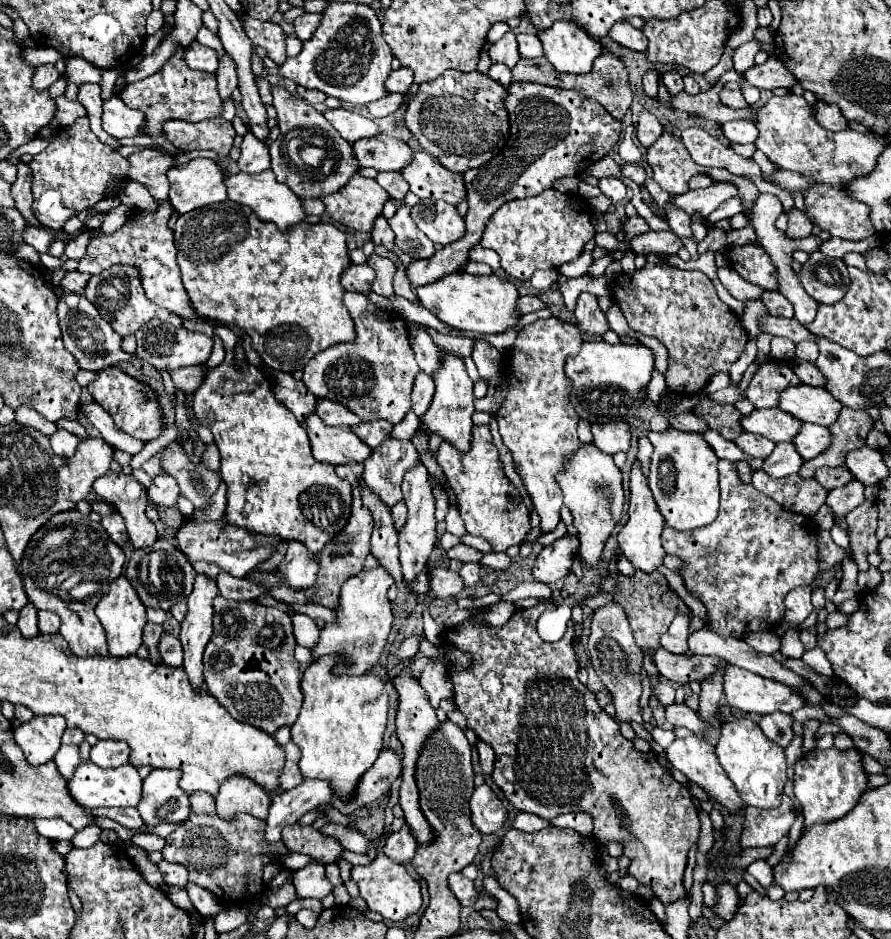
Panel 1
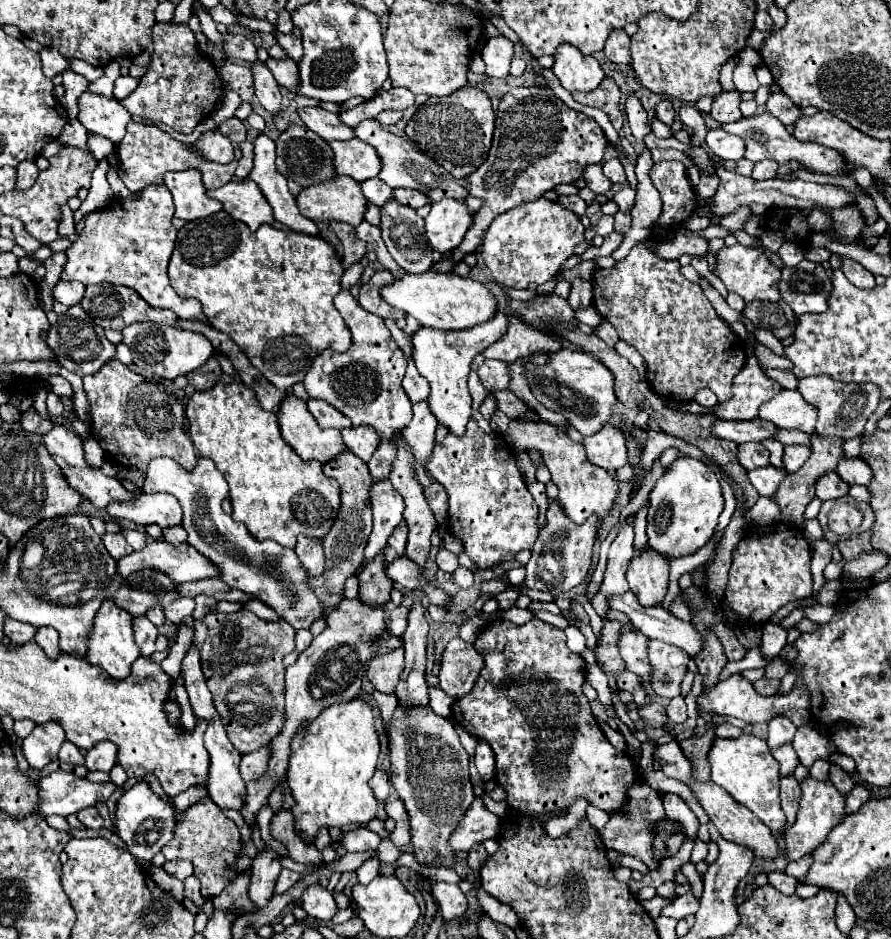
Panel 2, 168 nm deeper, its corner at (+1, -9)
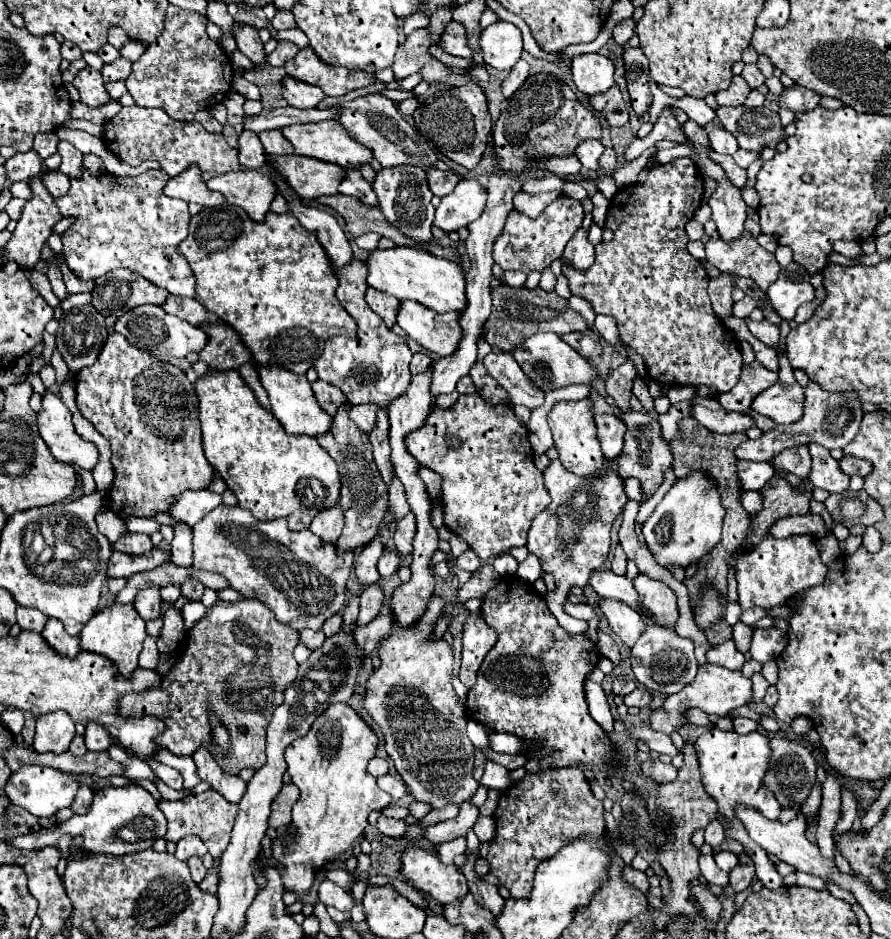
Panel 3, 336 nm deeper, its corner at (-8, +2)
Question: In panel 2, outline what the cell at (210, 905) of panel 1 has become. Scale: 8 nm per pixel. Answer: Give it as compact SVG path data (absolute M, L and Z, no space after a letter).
M189 876L183 884L185 884L185 898L193 900L195 906L203 908L203 904L207 902L207 898L203 898L203 894L199 892L199 880L195 876Z

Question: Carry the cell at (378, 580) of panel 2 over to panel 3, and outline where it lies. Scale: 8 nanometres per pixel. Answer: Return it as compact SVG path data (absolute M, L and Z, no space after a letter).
M378 583L368 585L360 595L360 613L358 613L356 625L358 627L368 625L368 621L372 621L382 611L382 603L384 603L384 593L378 587Z

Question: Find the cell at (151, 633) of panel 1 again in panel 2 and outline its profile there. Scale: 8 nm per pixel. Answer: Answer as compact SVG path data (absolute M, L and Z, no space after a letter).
M139 616L133 620L133 632L135 632L135 642L141 650L143 656L149 656L155 652L155 638L157 638L157 628L145 618L145 616Z

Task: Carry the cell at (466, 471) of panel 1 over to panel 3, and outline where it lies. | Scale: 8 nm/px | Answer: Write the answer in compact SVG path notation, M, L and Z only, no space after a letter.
M478 393L460 395L448 409L430 409L428 421L424 421L416 433L408 433L406 445L422 467L442 477L444 523L452 533L462 537L482 561L494 559L512 547L526 545L532 519L550 505L550 495L542 483L542 473L534 465L528 427L516 419L510 405L488 405Z

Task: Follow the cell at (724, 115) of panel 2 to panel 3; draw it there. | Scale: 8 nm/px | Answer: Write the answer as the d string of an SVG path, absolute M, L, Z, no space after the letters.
M740 75L732 77L732 85L720 93L716 93L716 103L718 105L730 105L730 107L738 107L744 103L744 99L748 97L750 87L744 83L744 79Z

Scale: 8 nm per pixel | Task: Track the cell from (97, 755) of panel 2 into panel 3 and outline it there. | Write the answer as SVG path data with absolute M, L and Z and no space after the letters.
M94 721L86 723L86 731L84 731L84 743L88 747L88 751L106 751L112 743L110 743L110 735L104 727L96 725Z

